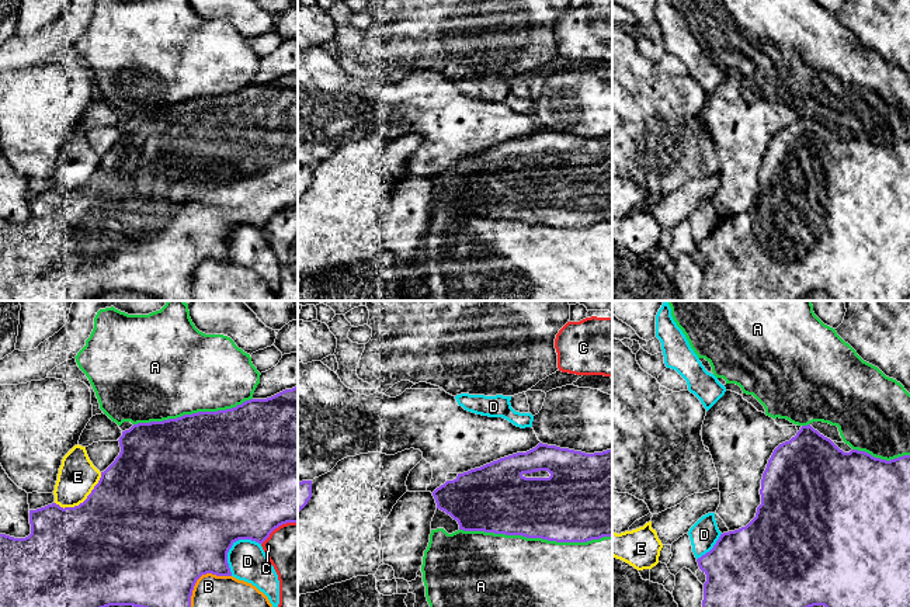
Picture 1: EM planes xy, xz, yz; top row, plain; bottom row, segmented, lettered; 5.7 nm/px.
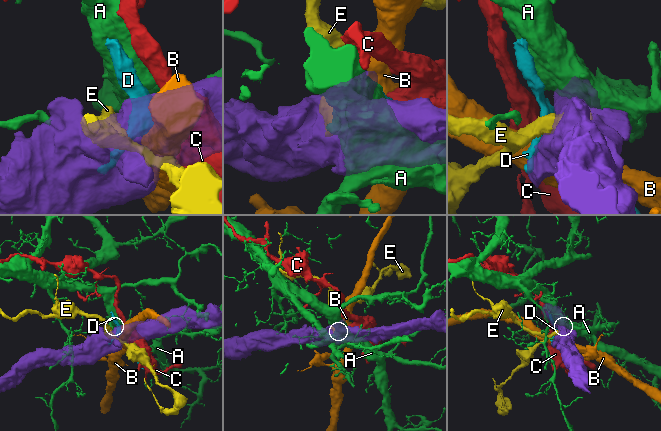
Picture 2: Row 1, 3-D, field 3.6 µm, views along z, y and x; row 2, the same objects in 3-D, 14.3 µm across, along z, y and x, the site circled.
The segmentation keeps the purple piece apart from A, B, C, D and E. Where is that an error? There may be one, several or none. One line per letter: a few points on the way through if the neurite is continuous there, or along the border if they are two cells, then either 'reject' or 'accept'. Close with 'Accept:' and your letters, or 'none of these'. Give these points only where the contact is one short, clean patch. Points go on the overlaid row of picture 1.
A: reject
B: reject
C: reject
D: reject
E: reject
Accept: none of these

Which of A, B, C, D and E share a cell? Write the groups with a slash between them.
A / B / C / D / E

